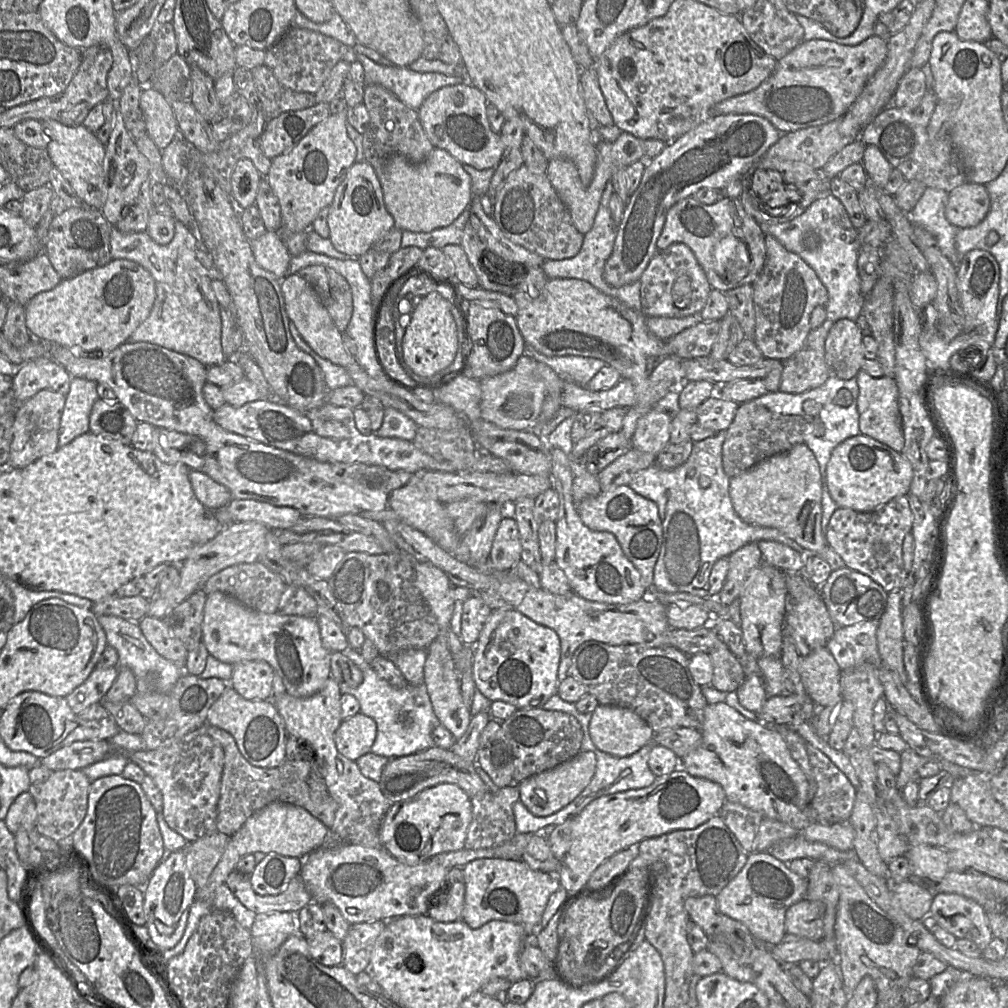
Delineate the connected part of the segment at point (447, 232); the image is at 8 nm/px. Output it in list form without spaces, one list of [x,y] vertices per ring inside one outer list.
[[[470,205],[449,226],[431,232],[402,231],[401,247],[415,246],[422,250],[428,247],[442,249],[449,244],[460,245],[465,225],[469,222]]]

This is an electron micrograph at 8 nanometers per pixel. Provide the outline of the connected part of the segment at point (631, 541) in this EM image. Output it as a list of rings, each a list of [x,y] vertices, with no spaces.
[[[620,485],[610,491],[601,491],[597,496],[590,496],[576,505],[582,522],[592,530],[612,533],[622,548],[625,556],[639,570],[647,589],[644,598],[656,599],[666,605],[675,602],[688,602],[702,606],[712,616],[726,617],[728,606],[723,605],[718,596],[699,597],[687,592],[667,593],[656,589],[654,585],[654,567],[662,546],[662,521],[657,504],[636,493],[628,485]]]

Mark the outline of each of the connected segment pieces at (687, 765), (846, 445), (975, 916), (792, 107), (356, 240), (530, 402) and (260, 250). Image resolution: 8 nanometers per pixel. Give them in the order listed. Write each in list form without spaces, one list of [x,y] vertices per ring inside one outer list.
[[[725,702],[707,704],[702,713],[700,727],[701,744],[686,757],[680,759],[680,768],[689,774],[719,784],[725,791],[726,800],[738,803],[770,818],[789,824],[800,833],[812,824],[810,808],[811,787],[798,763],[792,758],[785,740],[767,724],[750,720]]]
[[[863,434],[836,446],[826,466],[829,493],[838,507],[872,512],[897,496],[906,495],[913,478],[910,462],[901,452]]]
[[[934,895],[929,912],[938,926],[957,938],[969,938],[974,941],[981,955],[994,937],[986,910],[974,900],[962,895]]]
[[[872,35],[858,45],[804,40],[779,59],[772,74],[754,90],[715,104],[712,115],[754,114],[769,120],[781,133],[819,126],[841,118],[887,56],[887,40]]]
[[[367,161],[352,165],[344,180],[338,185],[329,208],[329,240],[337,251],[358,261],[361,255],[395,227],[394,218],[385,207],[379,179]]]
[[[523,355],[511,370],[480,380],[482,420],[515,431],[531,430],[538,424],[546,388],[537,373],[537,363],[534,358]]]
[[[265,231],[259,238],[250,241],[250,248],[261,268],[279,280],[287,275],[291,256],[278,232]]]

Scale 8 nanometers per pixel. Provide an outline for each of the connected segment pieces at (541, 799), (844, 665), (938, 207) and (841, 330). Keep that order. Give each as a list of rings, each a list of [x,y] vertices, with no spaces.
[[[581,751],[570,760],[558,766],[535,774],[519,786],[520,801],[534,815],[550,816],[570,804],[591,782],[597,765],[596,755],[591,751]]]
[[[869,620],[864,622],[859,622],[847,627],[837,627],[833,636],[828,640],[826,647],[831,652],[835,658],[839,668],[842,670],[850,669],[851,667],[860,665],[862,663],[871,663],[878,667],[878,677],[879,677],[879,667],[881,666],[881,659],[877,648],[876,631],[878,628],[879,620]]]
[[[927,187],[914,208],[909,219],[915,226],[930,232],[936,239],[942,254],[954,265],[958,266],[959,256],[955,247],[955,235],[958,229],[945,217],[945,205],[948,192]]]
[[[843,318],[835,321],[825,341],[825,360],[840,379],[856,377],[864,360],[862,333],[856,321]]]

